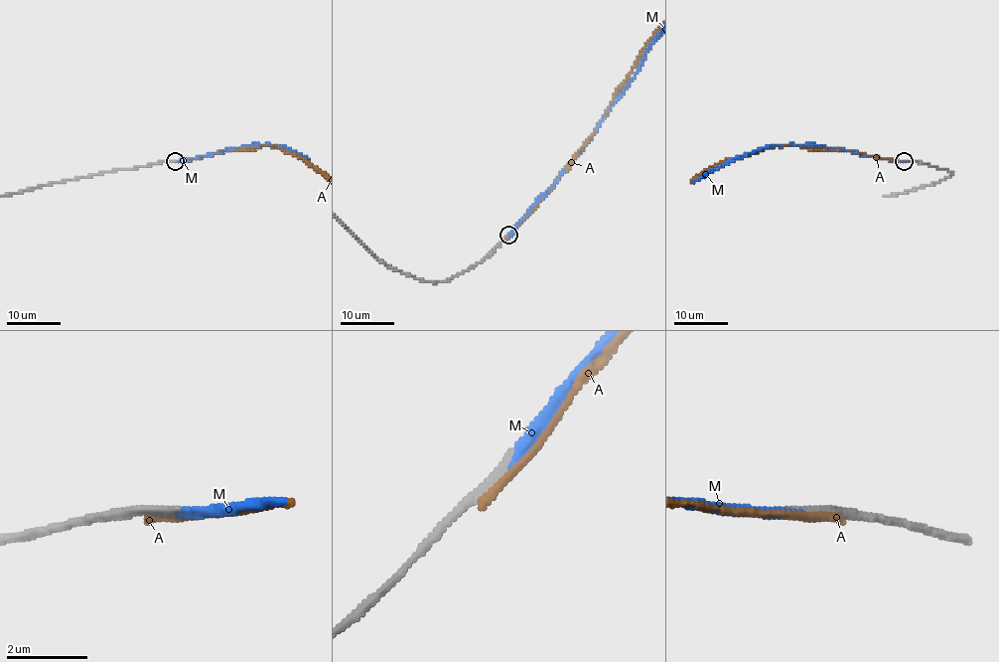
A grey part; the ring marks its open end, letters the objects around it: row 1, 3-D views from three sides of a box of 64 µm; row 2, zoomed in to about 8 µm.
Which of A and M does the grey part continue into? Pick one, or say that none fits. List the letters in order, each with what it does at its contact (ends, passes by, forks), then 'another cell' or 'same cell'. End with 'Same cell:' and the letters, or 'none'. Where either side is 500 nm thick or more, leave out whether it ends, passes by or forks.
A: it ends; another cell
M: it ends; same cell
Same cell: M

